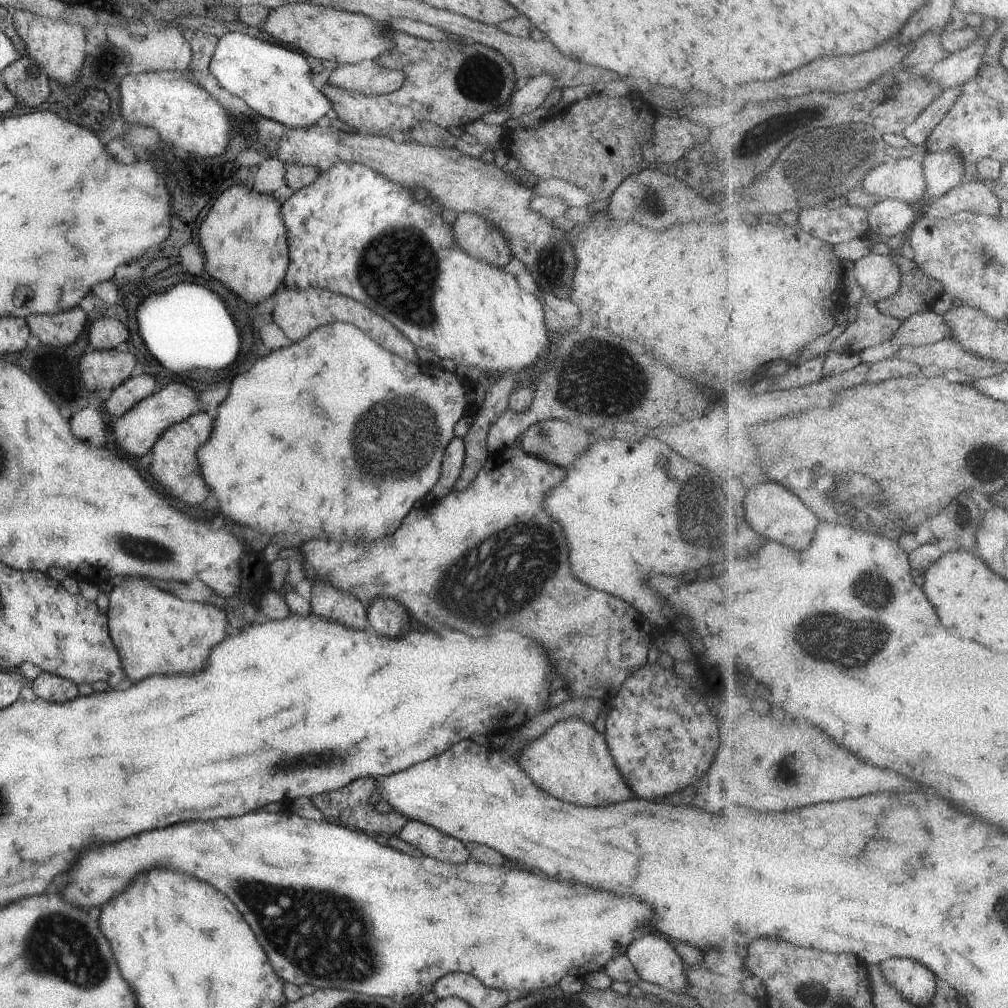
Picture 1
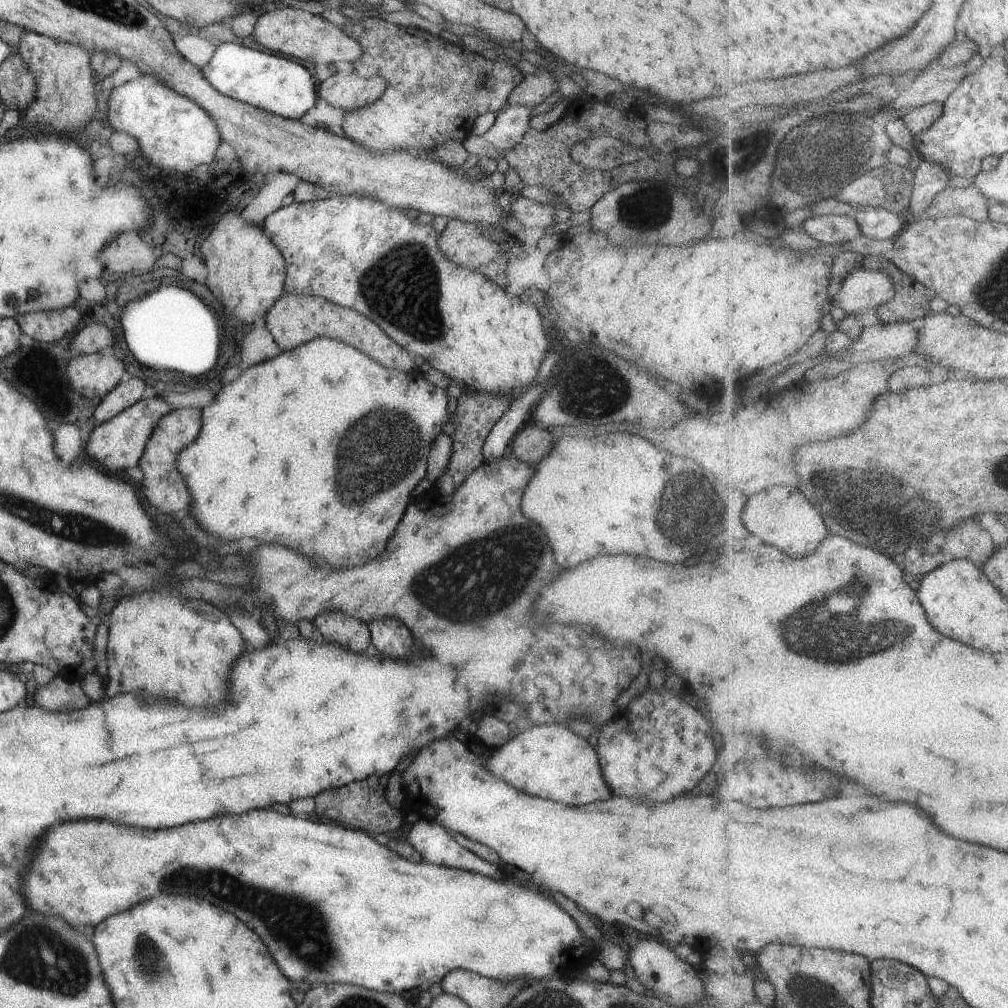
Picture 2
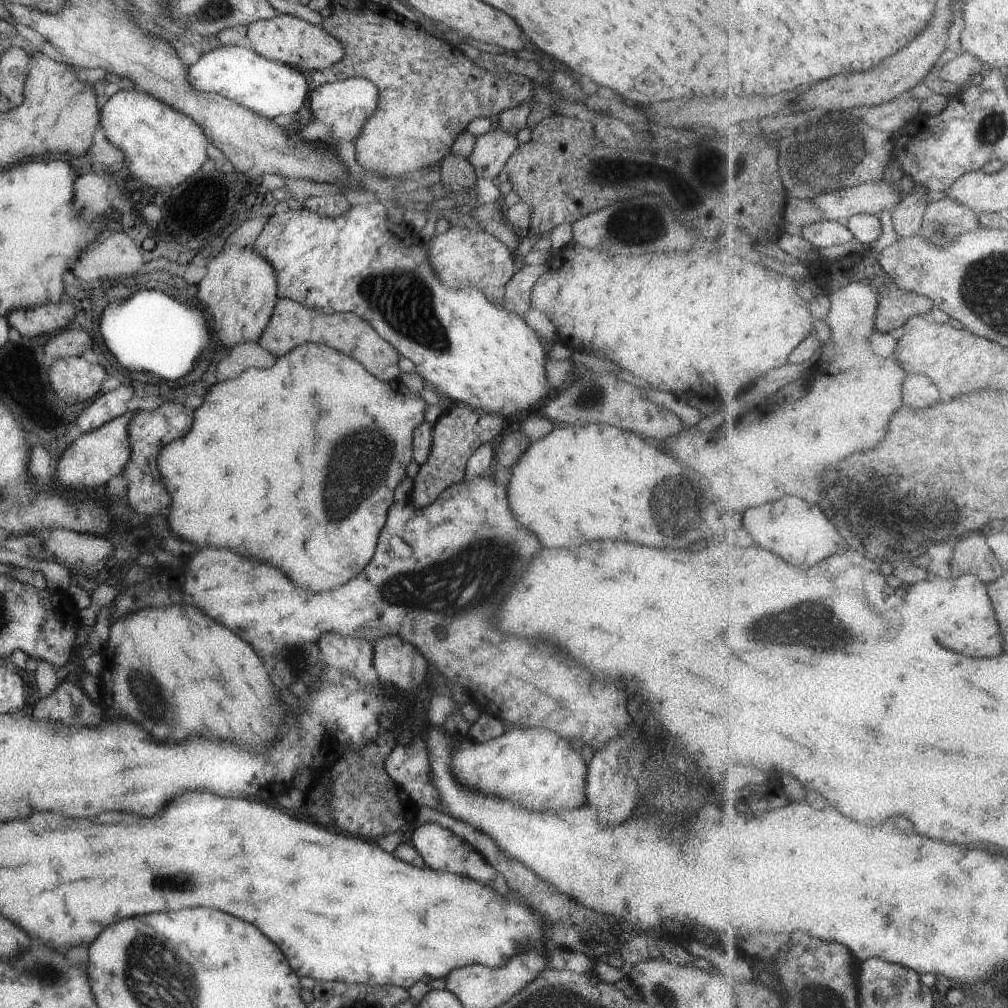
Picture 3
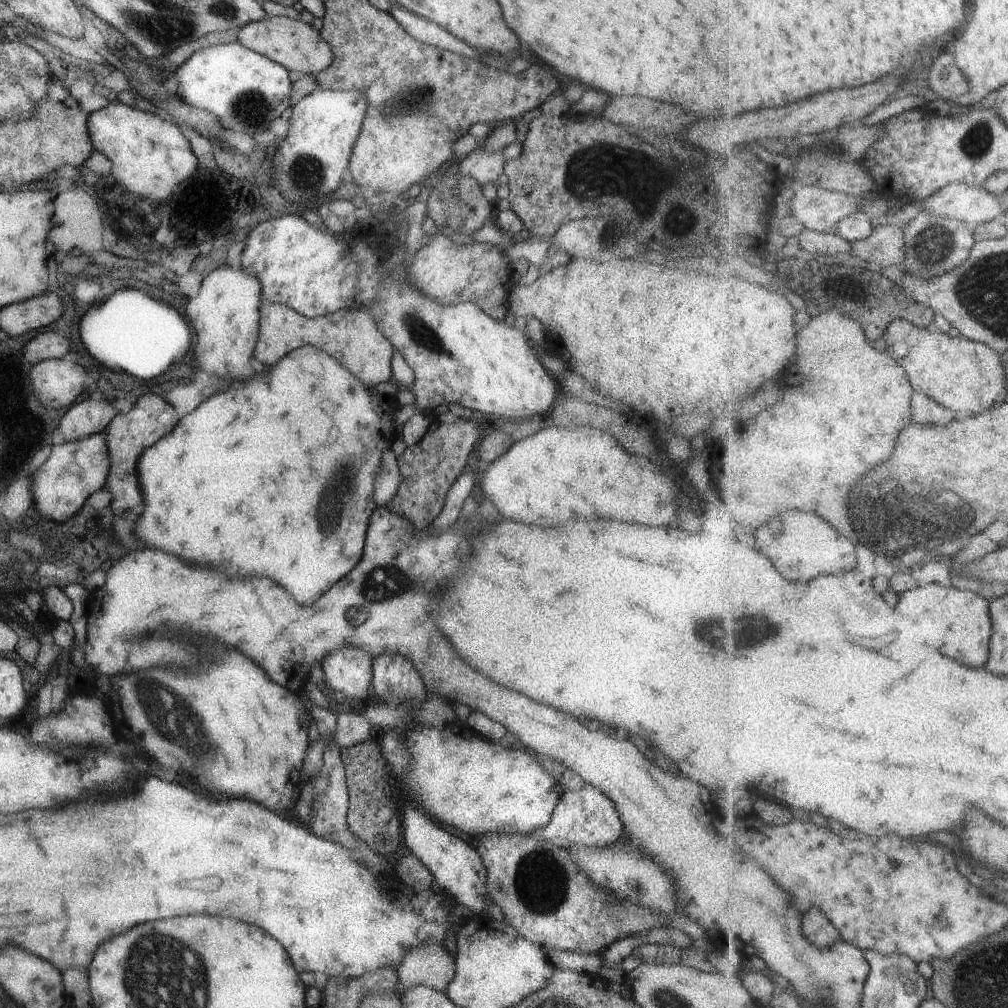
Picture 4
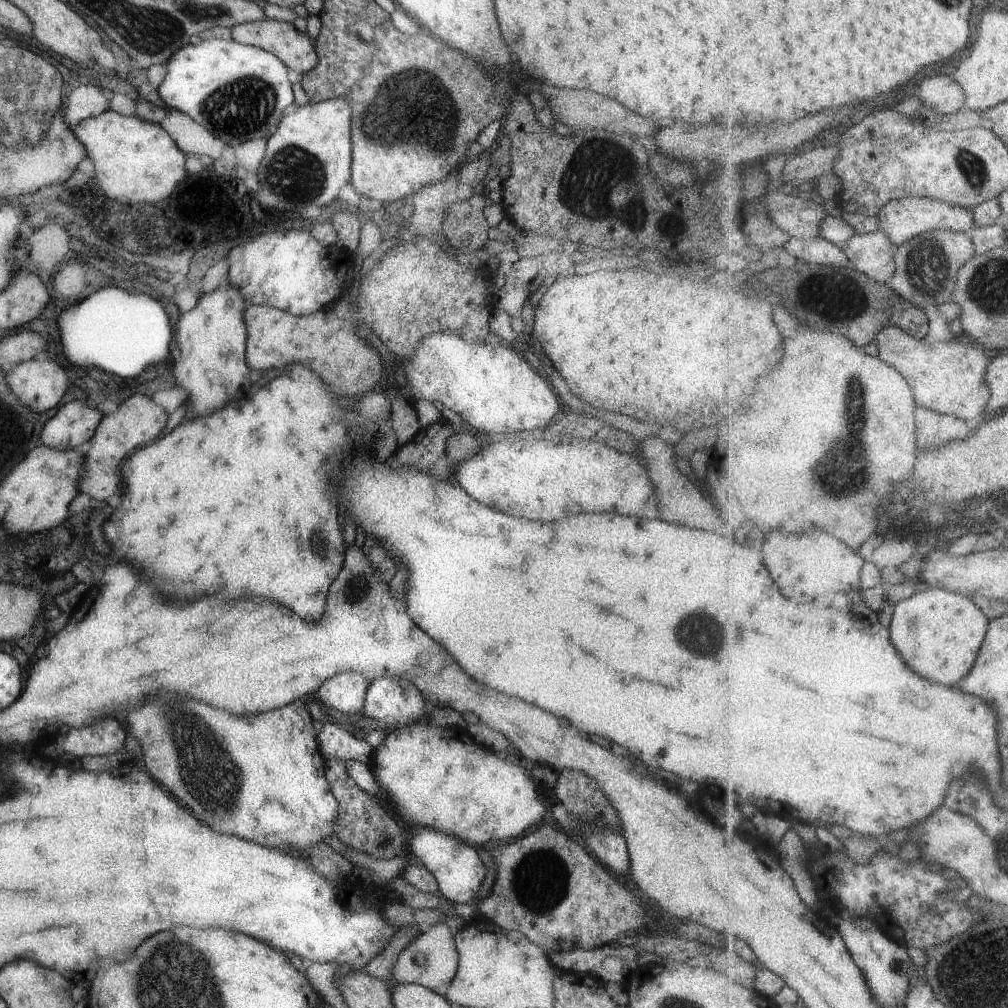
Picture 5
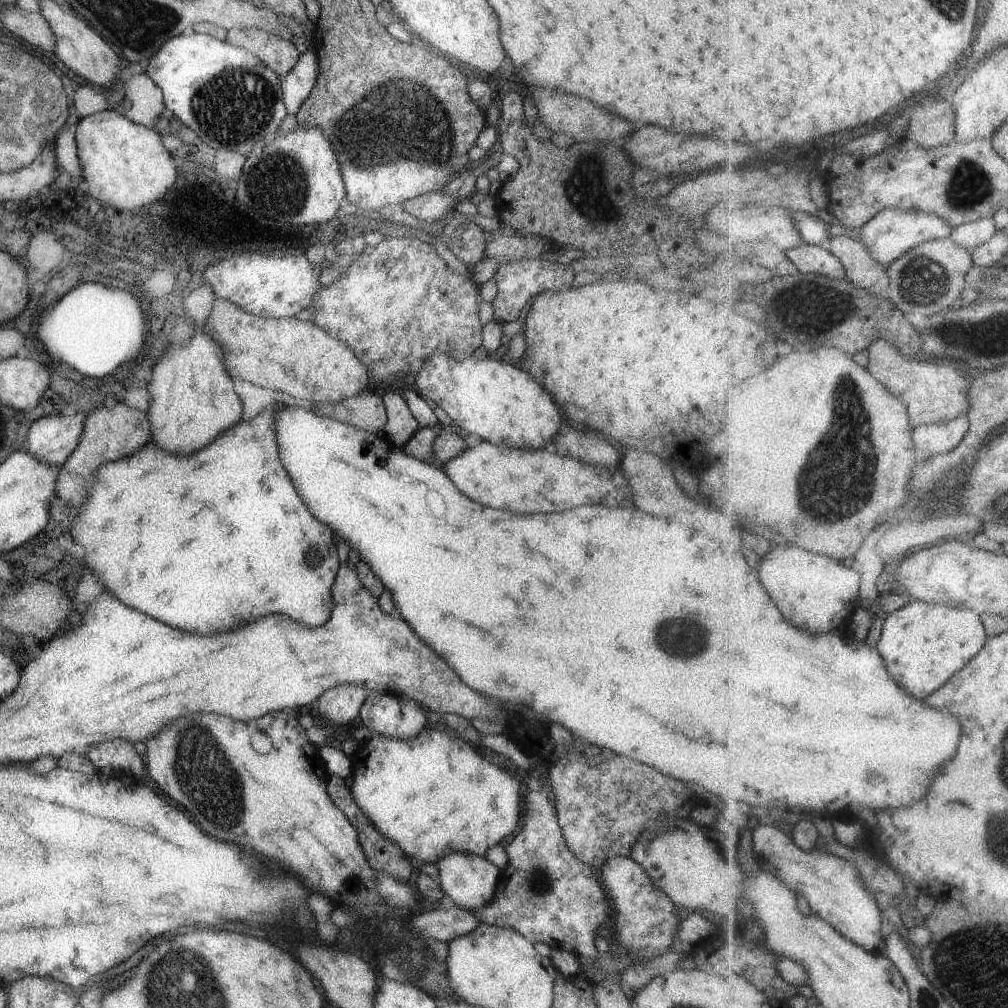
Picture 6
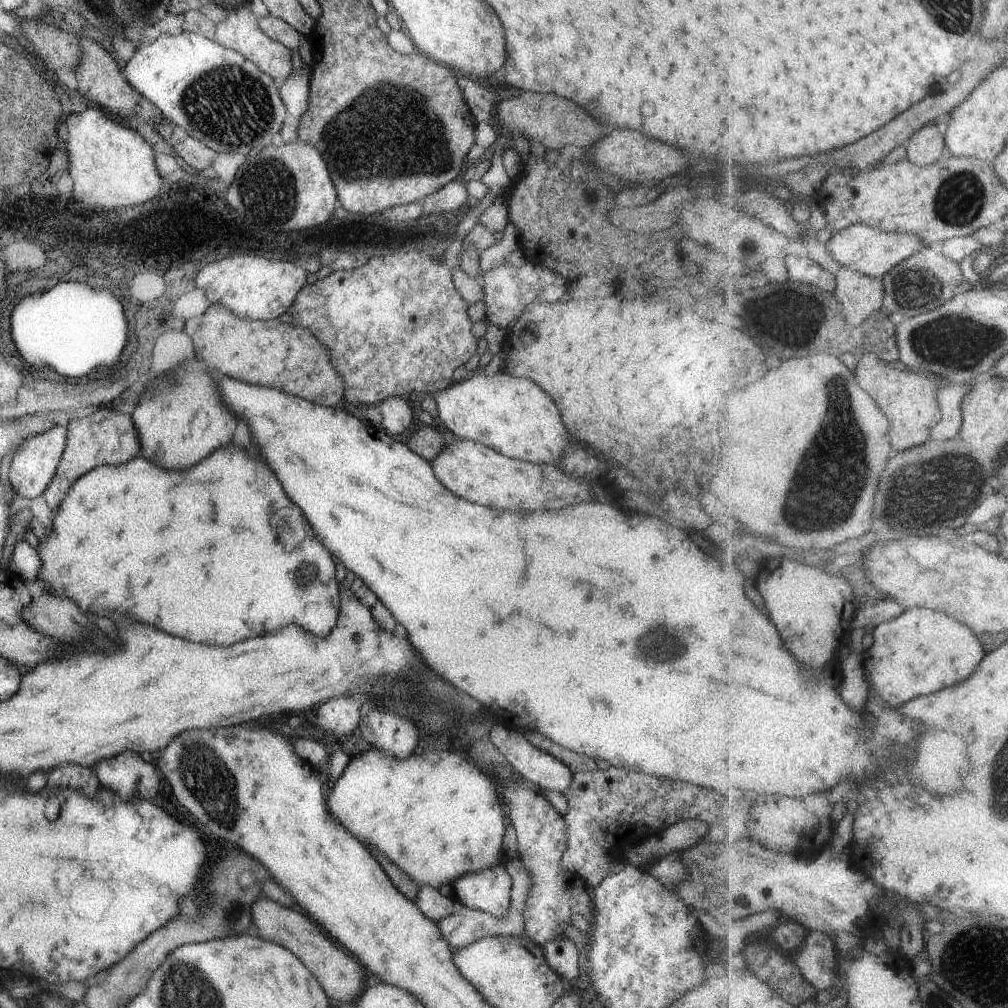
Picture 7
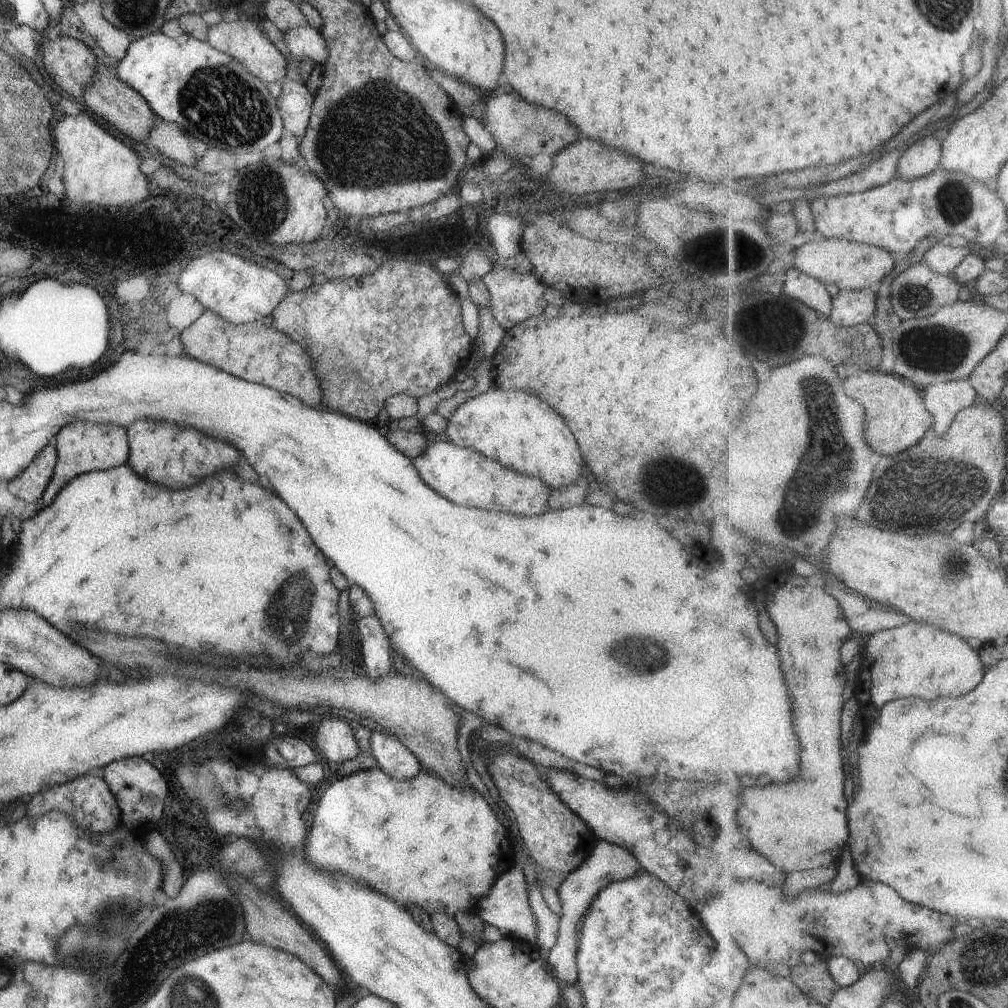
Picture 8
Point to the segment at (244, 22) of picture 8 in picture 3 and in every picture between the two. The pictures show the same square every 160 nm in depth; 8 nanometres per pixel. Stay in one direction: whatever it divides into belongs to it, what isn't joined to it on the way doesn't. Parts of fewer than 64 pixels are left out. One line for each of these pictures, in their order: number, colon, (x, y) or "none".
3: (283, 38)
4: (295, 45)
5: (295, 50)
6: (279, 54)
7: (240, 31)

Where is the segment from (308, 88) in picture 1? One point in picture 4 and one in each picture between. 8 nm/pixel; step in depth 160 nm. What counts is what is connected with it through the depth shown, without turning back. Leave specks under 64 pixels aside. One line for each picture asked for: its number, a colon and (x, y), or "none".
2: (271, 82)
3: (269, 88)
4: (246, 91)

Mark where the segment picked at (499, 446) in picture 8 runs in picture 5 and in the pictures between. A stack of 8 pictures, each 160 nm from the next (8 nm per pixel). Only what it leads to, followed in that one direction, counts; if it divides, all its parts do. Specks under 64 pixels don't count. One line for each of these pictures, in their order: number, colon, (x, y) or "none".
5: (493, 389)
6: (503, 405)
7: (512, 416)

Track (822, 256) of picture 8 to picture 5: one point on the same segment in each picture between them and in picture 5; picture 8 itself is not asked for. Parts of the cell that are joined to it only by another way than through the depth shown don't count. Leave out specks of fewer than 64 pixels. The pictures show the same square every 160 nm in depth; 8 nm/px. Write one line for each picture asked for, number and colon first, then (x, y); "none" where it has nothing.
5: (901, 219)
6: (888, 236)
7: (862, 248)

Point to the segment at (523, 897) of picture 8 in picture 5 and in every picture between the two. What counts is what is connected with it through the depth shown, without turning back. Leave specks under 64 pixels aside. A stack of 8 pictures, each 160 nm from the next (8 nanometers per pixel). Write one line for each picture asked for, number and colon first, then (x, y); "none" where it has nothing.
5: (456, 867)
6: (469, 880)
7: (489, 891)

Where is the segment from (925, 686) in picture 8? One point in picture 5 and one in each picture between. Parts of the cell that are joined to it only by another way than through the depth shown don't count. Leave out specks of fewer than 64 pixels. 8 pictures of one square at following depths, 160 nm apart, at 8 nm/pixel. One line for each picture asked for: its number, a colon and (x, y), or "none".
5: (949, 651)
6: (942, 640)
7: (923, 652)

